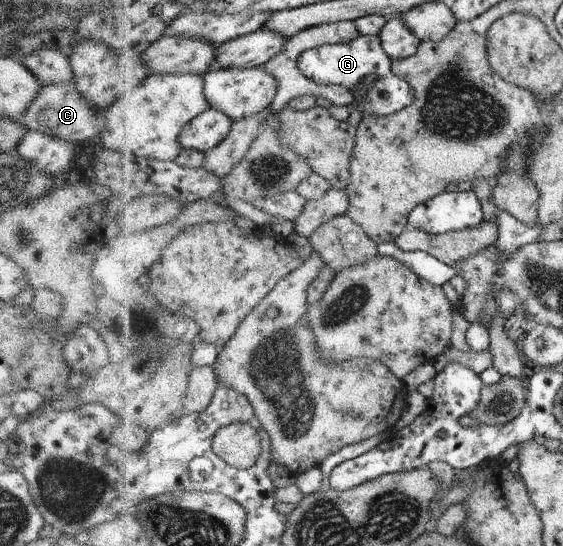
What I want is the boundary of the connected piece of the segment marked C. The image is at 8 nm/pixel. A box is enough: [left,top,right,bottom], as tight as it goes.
[17,81,106,144]

